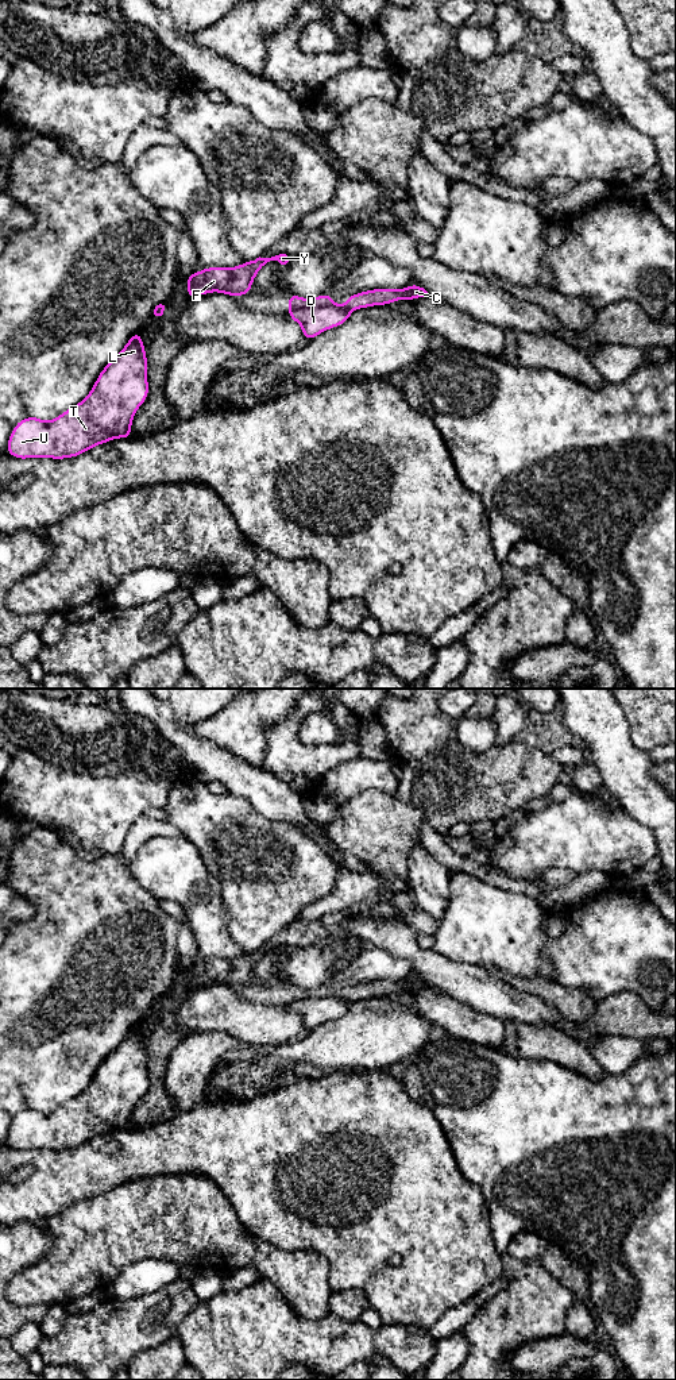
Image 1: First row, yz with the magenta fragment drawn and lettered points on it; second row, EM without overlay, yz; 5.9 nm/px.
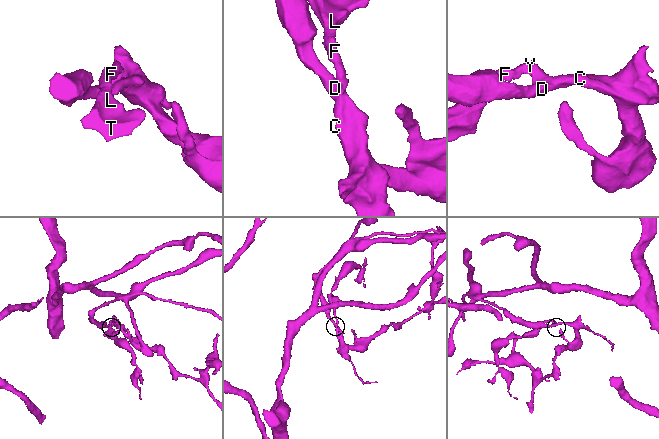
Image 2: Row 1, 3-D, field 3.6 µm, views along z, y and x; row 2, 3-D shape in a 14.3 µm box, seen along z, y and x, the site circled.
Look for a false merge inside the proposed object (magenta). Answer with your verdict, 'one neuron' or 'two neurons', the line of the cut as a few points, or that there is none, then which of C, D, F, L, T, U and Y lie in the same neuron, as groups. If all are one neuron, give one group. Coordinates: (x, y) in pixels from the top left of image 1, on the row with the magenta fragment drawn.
two neurons; cut yz (332, 303), (302, 305), (290, 312); groups C F L T U Y / D

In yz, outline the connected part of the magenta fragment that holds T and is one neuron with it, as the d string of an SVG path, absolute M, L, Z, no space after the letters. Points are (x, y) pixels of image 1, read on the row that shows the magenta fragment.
M136 331L80 404L51 421L22 419L9 435L7 454L18 459L65 459L117 437L132 439L134 416L147 397L146 347Z

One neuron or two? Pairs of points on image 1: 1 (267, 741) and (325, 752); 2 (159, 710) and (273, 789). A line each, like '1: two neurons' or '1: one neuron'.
1: one neuron
2: one neuron

